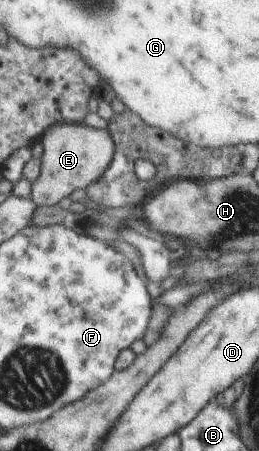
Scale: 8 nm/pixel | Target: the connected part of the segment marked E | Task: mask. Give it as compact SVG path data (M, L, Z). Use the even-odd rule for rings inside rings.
M56 123L41 138L43 148L40 177L31 184L29 198L38 205L58 205L78 189L96 183L114 159L115 140L107 128L93 128L85 123Z

